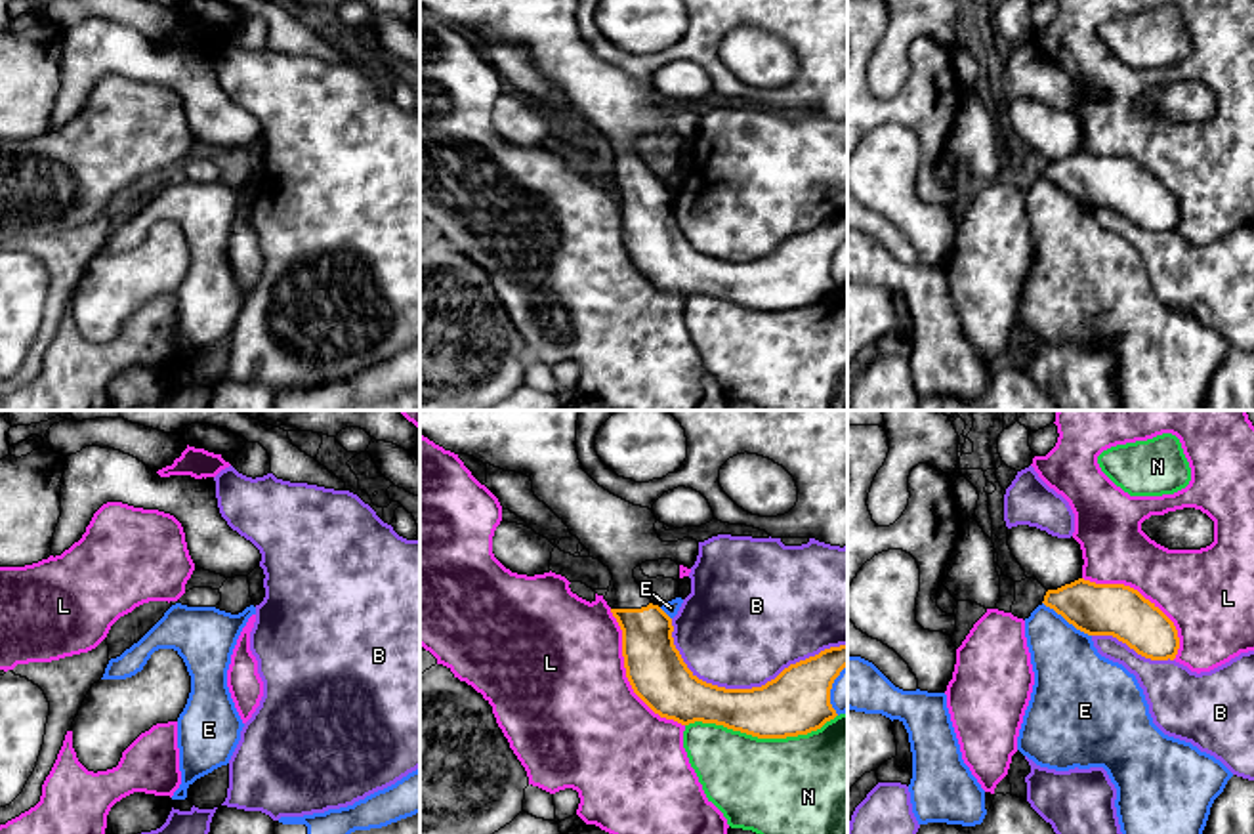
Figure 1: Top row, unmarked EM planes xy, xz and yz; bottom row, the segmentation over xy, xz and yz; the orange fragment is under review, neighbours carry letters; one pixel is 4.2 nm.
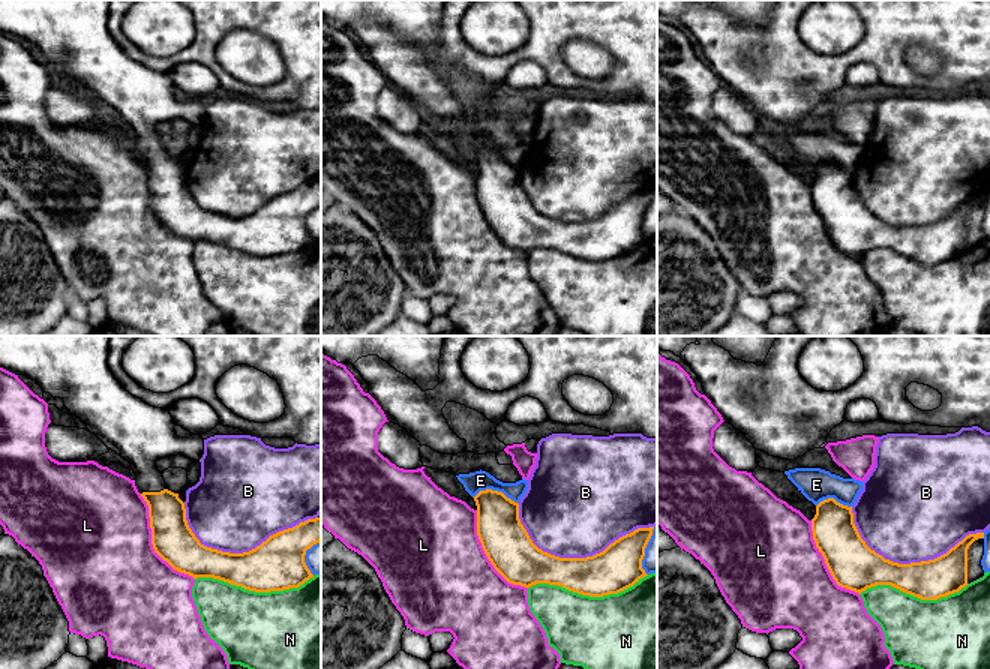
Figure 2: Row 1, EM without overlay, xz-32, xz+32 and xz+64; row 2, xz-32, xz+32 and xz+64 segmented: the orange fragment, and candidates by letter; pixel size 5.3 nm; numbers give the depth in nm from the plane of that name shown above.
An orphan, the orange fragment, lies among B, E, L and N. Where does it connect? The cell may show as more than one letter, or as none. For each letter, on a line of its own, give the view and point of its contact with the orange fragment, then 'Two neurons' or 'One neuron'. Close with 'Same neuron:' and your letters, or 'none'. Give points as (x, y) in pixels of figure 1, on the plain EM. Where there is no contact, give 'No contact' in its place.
B: Touches orange at xz (743, 262). Two neurons
E: Touches orange at yz (1067, 193). Two neurons
L: Touches orange at xz (626, 249). Two neurons
N: Touches orange at xz (760, 310). Two neurons
Same neuron: none

